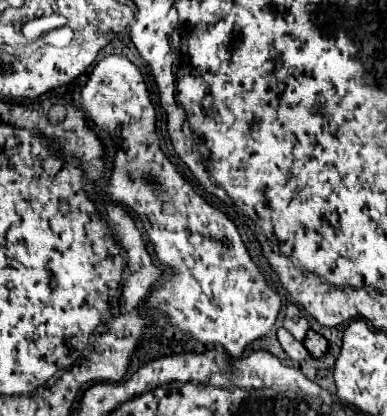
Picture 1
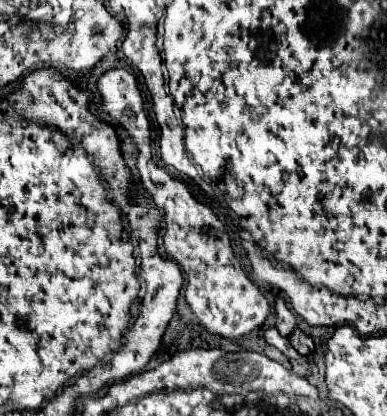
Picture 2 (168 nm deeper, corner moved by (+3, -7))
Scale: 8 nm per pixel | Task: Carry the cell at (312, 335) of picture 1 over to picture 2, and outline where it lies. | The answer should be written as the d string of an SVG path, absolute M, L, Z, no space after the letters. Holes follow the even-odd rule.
M300 329L292 331L292 333L288 335L288 339L290 339L292 347L294 347L300 355L310 355L310 353L314 351L314 343L312 343L312 339L310 339L308 335L304 335Z

